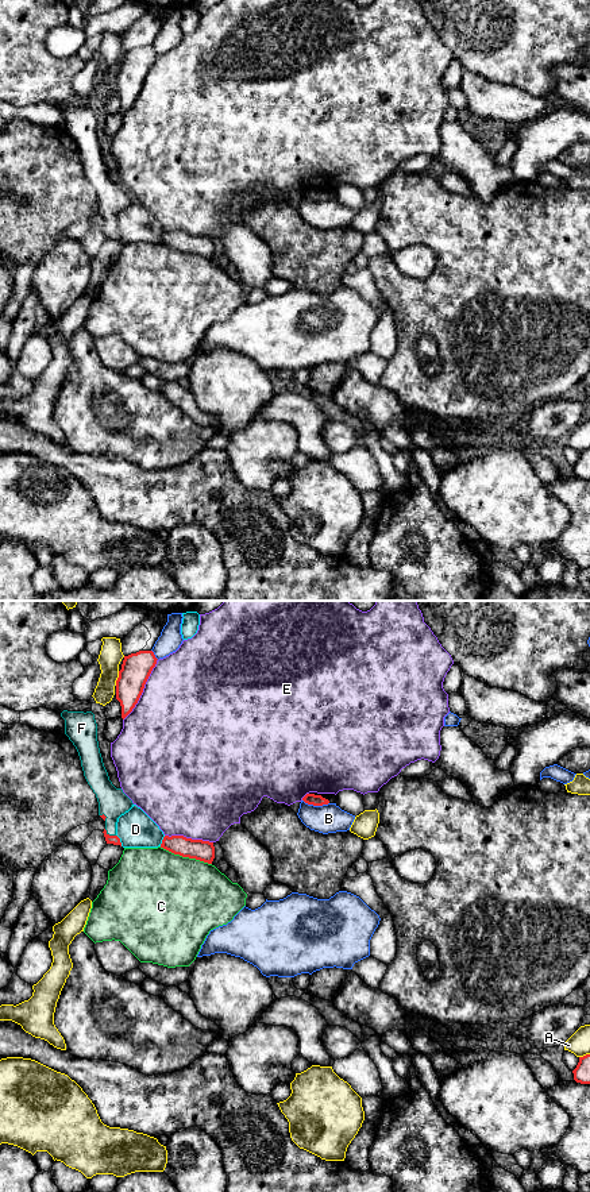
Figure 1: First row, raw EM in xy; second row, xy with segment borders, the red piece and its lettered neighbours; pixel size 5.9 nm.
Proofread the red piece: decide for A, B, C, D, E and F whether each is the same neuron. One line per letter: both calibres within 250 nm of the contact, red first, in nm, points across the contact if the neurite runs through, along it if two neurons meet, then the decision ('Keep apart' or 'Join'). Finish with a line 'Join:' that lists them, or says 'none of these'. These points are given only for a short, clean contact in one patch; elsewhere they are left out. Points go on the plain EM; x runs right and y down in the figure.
A: Thickness 180 nm (red) against 140 nm. Keep apart
B: Thickness 70 nm (red) against 180 nm. Keep apart
C: Thickness 130 nm (red) against 480 nm. Keep apart
D: Thickness 60 nm (red) against 220 nm. Keep apart
E: Thickness 180 nm (red) against 500 nm. Keep apart
F: Thickness 60 nm (red) against 180 nm. Path across: xy (115, 235), (108, 230), (112, 197). Join
Join: F

